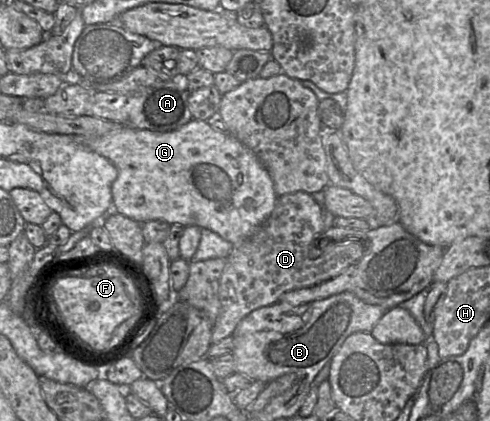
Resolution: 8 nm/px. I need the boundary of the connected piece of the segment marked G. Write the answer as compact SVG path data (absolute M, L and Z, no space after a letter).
M192 119L178 129L167 132L155 132L123 126L121 129L112 131L103 136L85 137L90 138L88 140L88 148L107 158L118 171L117 178L112 184L114 211L133 219L139 224L143 224L150 220L162 220L170 225L180 224L183 227L196 225L200 228L206 228L215 232L231 244L237 244L249 237L258 227L260 227L270 216L275 207L278 196L274 190L272 178L260 159L230 133L216 130L206 121Z

